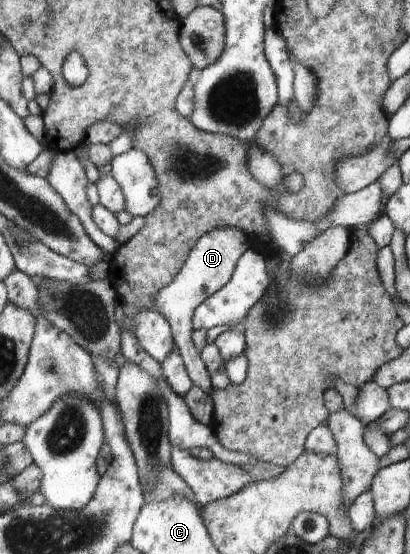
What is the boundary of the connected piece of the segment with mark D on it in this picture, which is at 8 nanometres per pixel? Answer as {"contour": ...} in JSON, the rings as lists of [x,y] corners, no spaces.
{"contour":[[[235,227],[216,228],[205,233],[188,254],[188,259],[184,262],[182,269],[172,282],[162,288],[153,297],[153,304],[157,307],[157,312],[162,314],[171,327],[173,344],[178,353],[182,356],[186,373],[190,381],[204,392],[211,396],[215,390],[211,384],[211,376],[207,372],[206,366],[201,358],[201,352],[196,349],[192,341],[193,315],[196,308],[221,290],[230,282],[236,264],[240,256],[250,249],[250,239],[247,235]]]}

